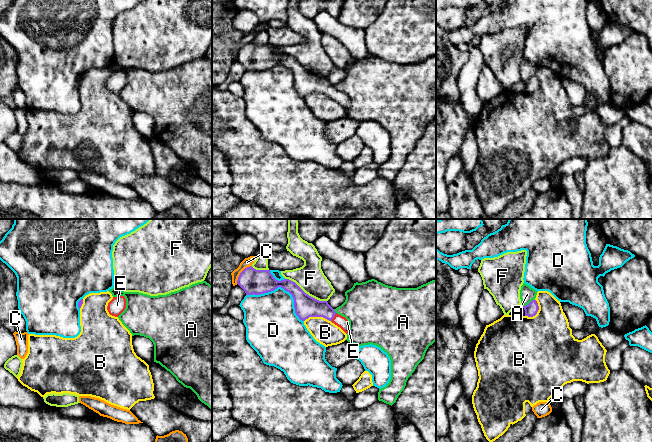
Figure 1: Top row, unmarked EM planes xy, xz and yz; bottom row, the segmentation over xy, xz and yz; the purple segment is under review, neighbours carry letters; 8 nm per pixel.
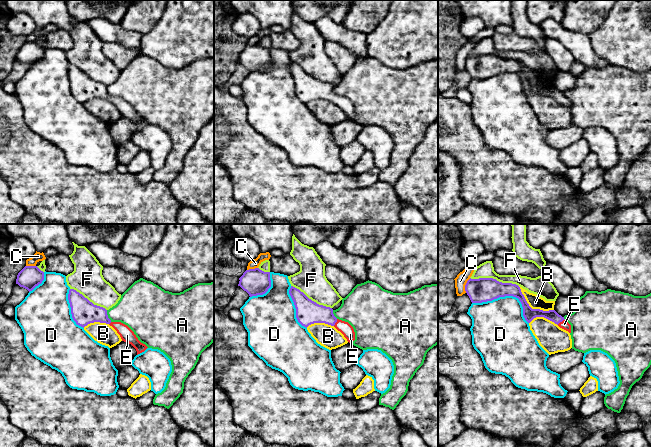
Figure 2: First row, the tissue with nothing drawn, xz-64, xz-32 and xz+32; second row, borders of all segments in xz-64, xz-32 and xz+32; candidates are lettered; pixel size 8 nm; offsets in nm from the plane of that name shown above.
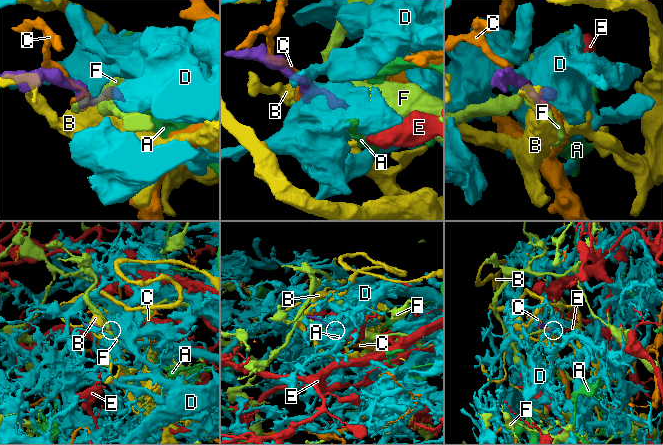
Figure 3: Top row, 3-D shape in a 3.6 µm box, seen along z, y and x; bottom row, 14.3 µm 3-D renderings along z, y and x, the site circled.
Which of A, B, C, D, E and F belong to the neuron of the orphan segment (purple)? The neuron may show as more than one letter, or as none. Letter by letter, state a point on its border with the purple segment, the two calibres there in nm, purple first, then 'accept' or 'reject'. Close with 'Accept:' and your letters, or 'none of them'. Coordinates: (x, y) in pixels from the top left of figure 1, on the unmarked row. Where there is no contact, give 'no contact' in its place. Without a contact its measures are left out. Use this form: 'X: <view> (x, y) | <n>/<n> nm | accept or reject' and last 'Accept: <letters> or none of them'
A: yz (529, 79) | 100/120 nm | reject
B: xz (317, 92) | 180/200 nm | reject
C: xz (240, 49) | 200/80 nm | reject
D: xz (282, 63) | 200/380 nm | reject
E: xz (333, 93) | 180/90 nm | accept
F: xz (305, 69) | 180/220 nm | reject
Accept: E

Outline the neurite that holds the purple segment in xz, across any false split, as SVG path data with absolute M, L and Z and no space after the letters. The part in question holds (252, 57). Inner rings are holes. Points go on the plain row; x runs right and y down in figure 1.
M252 42L247 43L240 49L237 60L246 71L260 71L281 63L292 71L295 89L300 96L305 97L309 93L323 93L340 103L346 110L349 108L349 97L337 90L327 77L319 77L309 72L289 55L276 56L270 46L256 46Z

